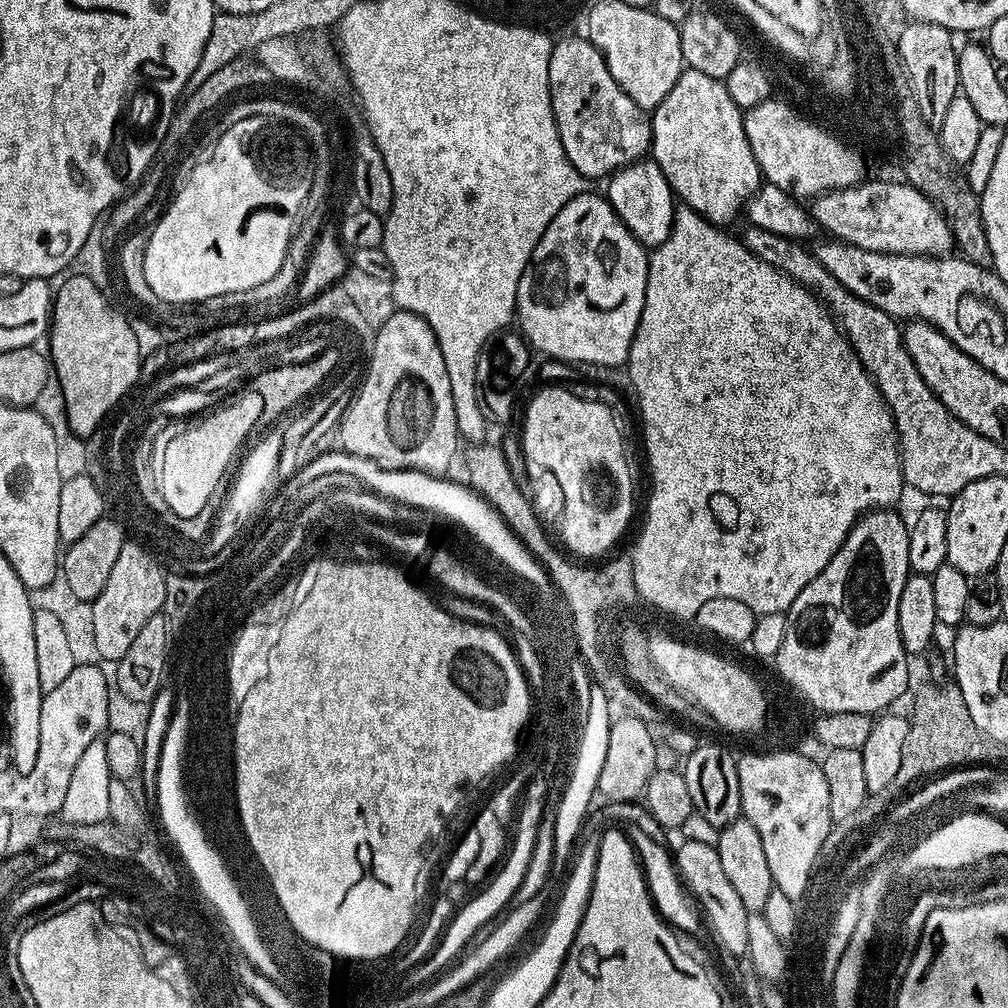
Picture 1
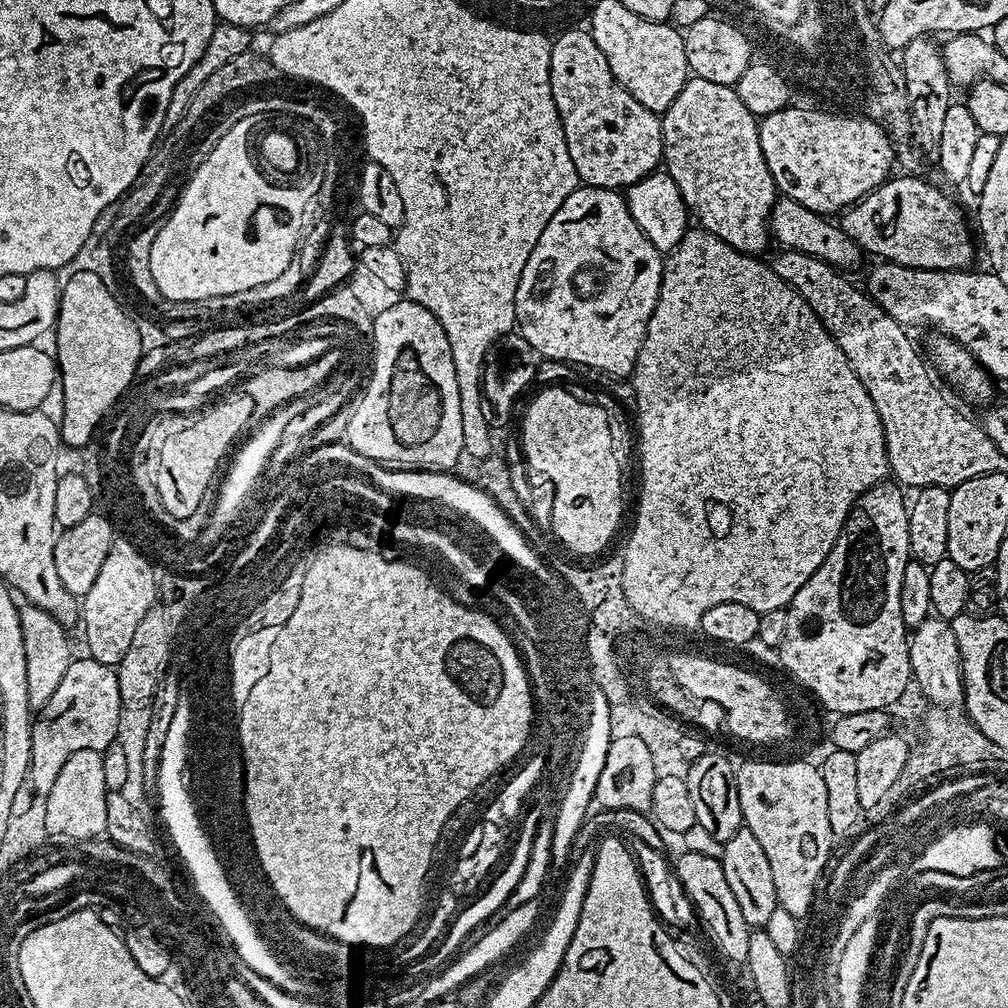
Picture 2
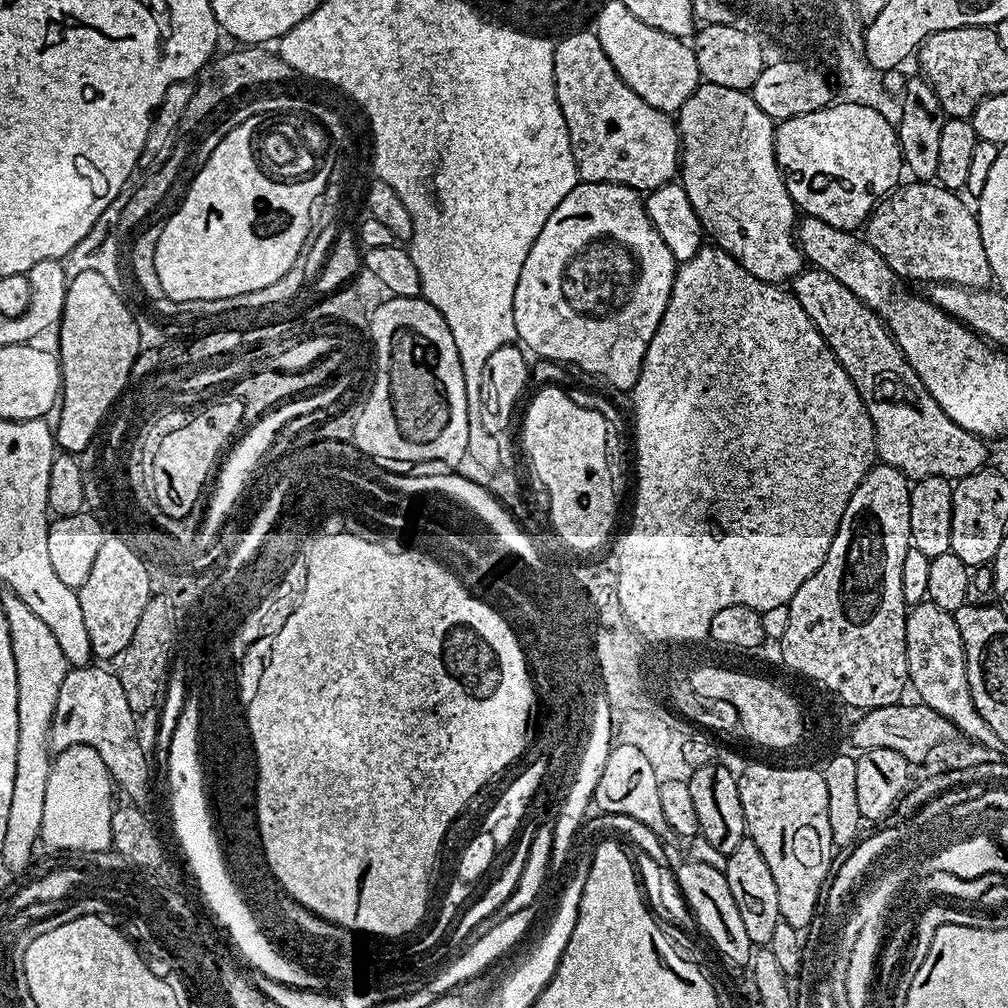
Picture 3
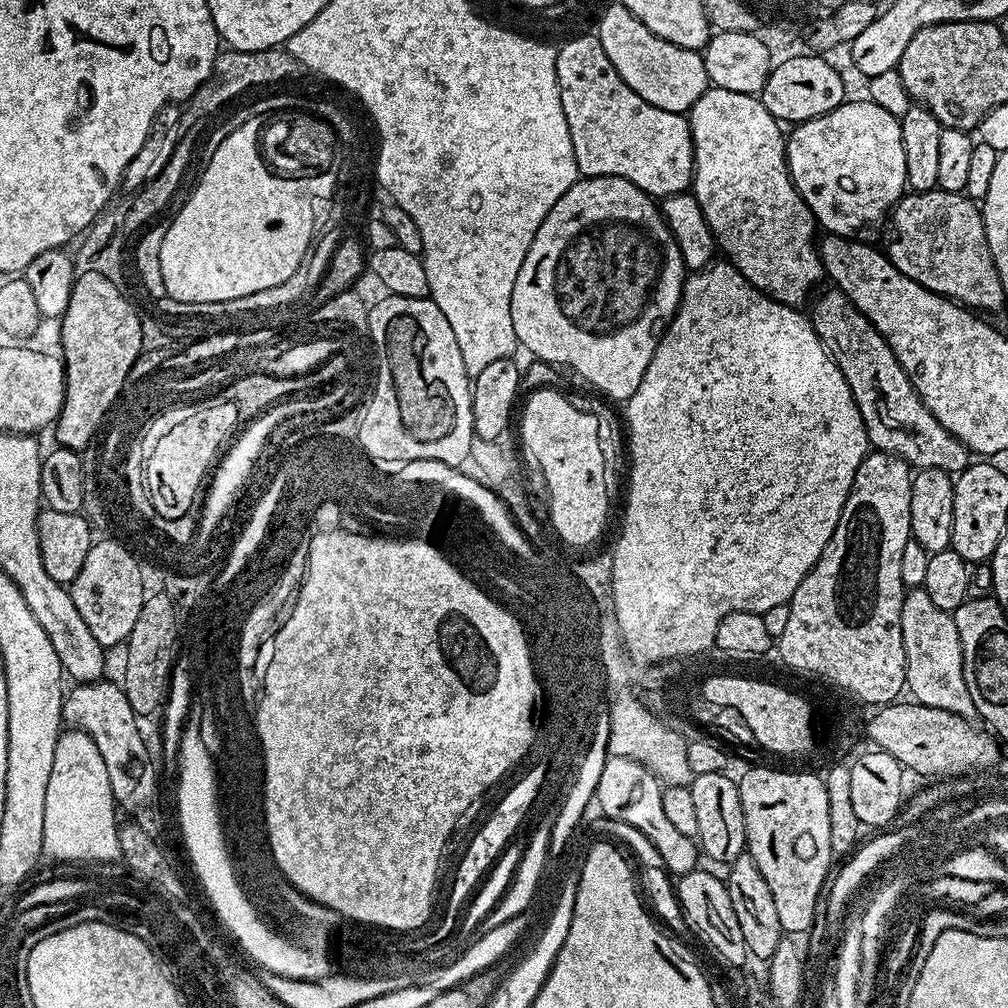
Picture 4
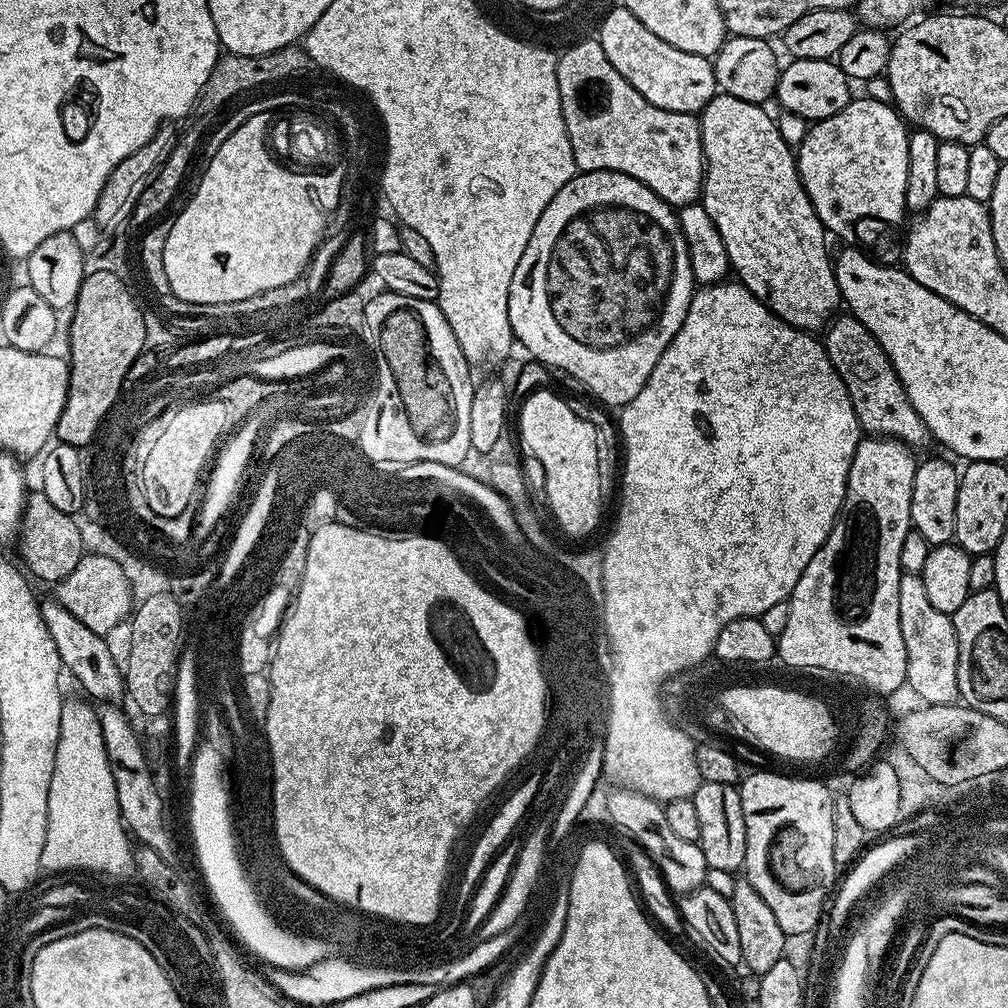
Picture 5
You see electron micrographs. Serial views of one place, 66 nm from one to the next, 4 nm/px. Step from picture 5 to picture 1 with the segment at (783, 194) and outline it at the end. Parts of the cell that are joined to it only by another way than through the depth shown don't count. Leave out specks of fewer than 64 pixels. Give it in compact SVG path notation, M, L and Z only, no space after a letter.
M685 67L674 90L662 98L650 119L650 156L662 174L666 174L673 193L710 223L728 226L759 191L762 177L754 150L746 138L744 112L730 98L727 83Z

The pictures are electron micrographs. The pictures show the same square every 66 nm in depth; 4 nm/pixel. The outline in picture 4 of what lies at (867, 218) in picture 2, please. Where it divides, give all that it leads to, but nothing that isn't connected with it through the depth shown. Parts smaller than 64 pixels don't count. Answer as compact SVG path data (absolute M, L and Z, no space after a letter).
M939 190L909 191L896 201L896 207L890 213L891 220L892 241L886 247L886 255L899 272L906 274L906 278L939 296L947 296L969 310L985 308L988 312L996 312L1003 306L1006 289L1002 286L1002 278L994 266L994 258L986 242L984 213L967 195Z

